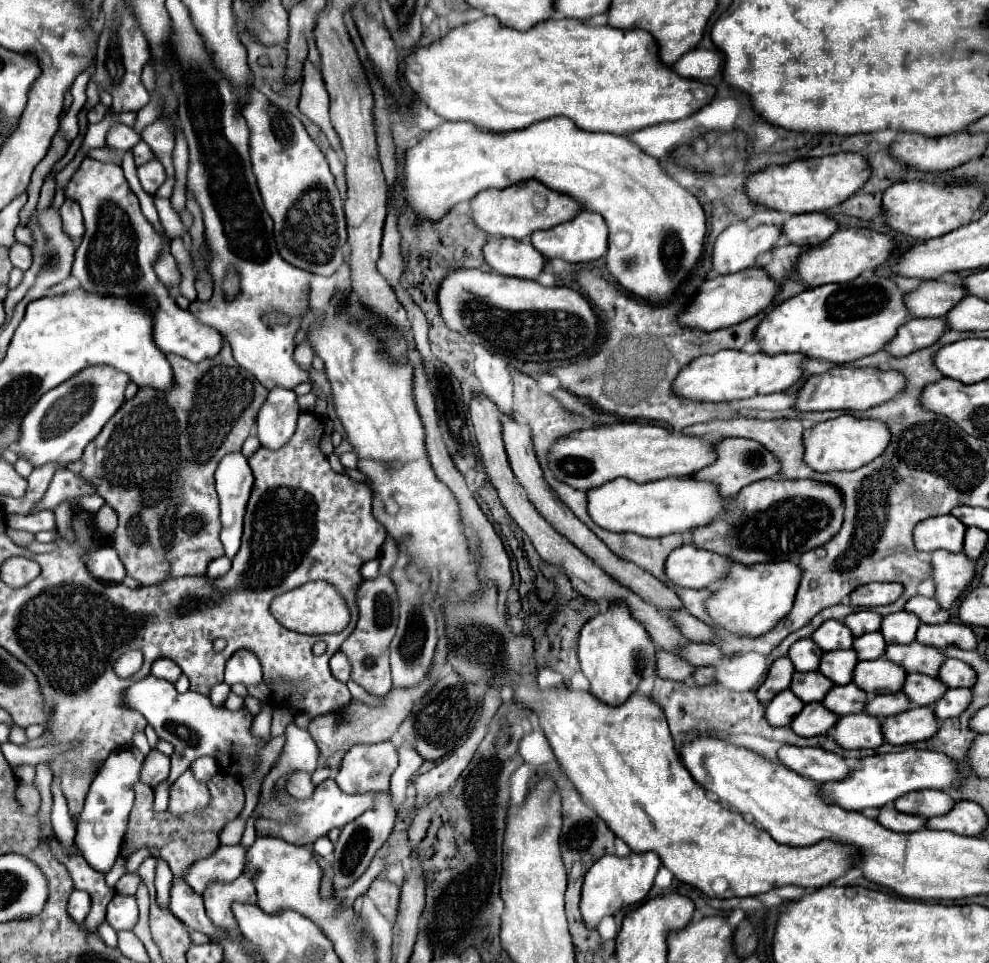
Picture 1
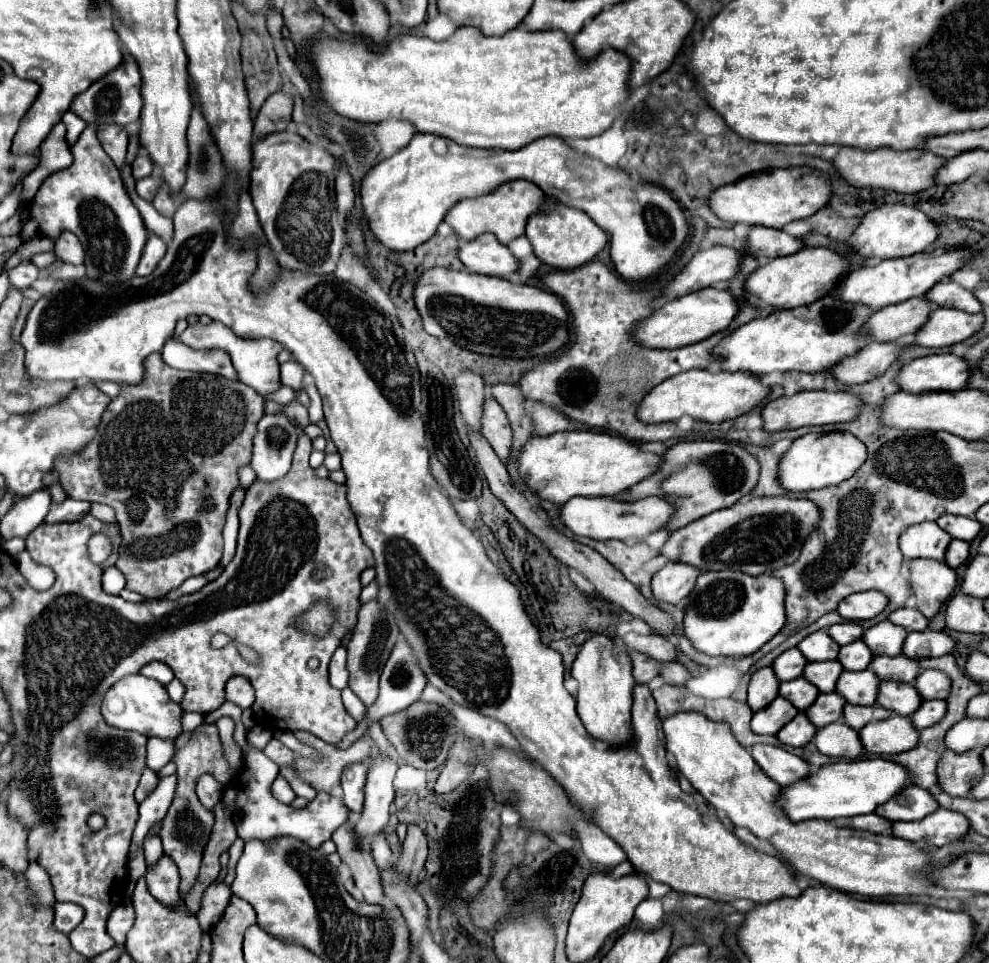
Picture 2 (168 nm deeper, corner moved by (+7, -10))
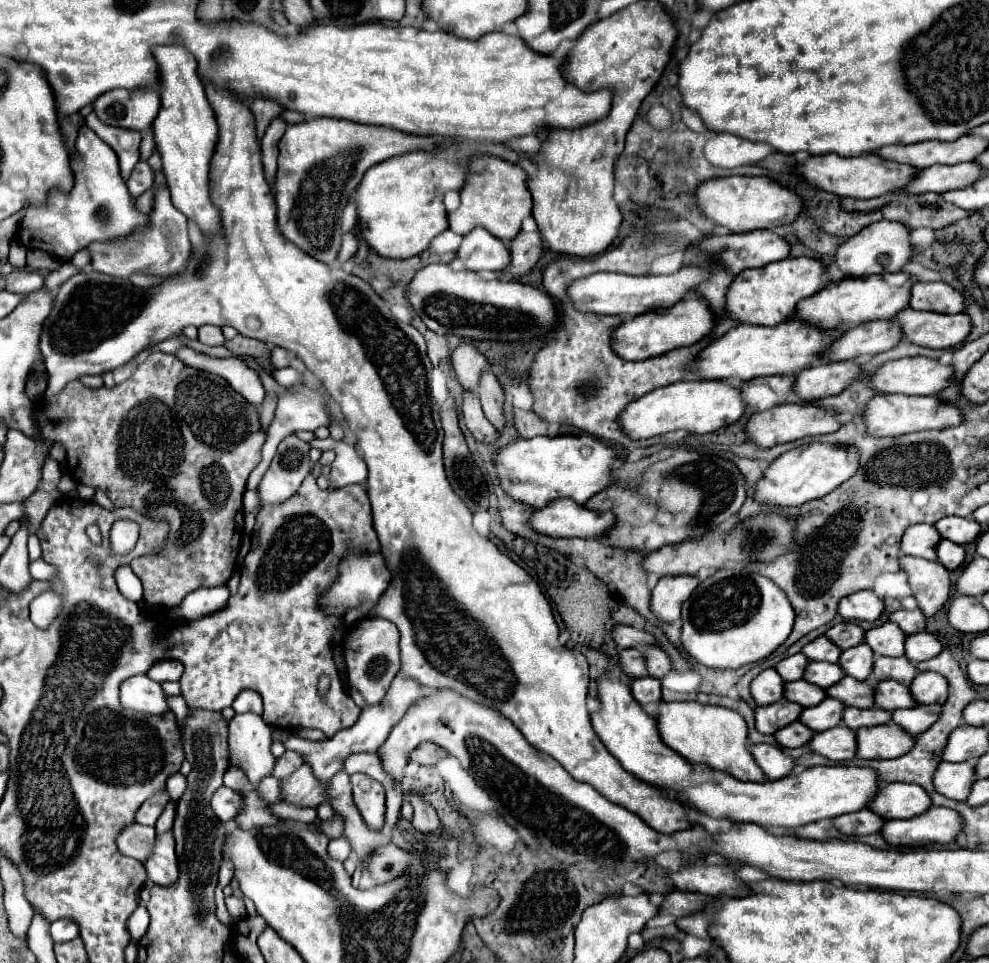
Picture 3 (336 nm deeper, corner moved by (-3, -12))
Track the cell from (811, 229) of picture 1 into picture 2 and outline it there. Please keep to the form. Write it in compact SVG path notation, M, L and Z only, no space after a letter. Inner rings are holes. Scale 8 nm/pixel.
M752 227L750 235L748 235L748 251L750 255L754 255L756 259L764 257L782 257L782 255L794 255L798 249L802 249L802 241L786 231L778 231L778 229L768 229L768 227Z

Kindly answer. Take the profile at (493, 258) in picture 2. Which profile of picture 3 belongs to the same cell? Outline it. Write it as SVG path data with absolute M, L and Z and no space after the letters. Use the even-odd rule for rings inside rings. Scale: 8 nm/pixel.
M476 227L462 237L456 258L450 263L455 270L502 271L510 263L508 247L486 229Z

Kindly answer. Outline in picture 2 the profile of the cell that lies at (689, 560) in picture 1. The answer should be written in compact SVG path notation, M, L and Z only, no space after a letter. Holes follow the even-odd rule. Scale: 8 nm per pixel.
M670 561L652 577L652 593L660 601L676 605L692 593L698 575L700 571L694 565Z

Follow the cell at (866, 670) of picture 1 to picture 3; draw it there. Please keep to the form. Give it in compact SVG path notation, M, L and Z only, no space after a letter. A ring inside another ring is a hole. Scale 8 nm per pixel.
M844 677L834 687L828 687L826 695L838 699L846 707L870 709L874 705L874 683L872 681L858 681L858 679L852 679L852 677Z

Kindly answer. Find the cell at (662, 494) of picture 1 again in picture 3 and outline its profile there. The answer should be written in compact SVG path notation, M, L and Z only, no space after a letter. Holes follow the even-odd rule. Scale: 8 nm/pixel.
M554 499L542 509L534 509L528 527L548 537L582 537L600 539L614 525L608 511L590 511L570 499Z

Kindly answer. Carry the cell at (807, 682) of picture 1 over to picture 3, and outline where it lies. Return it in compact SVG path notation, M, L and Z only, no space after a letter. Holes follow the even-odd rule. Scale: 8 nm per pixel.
M800 679L800 681L792 681L792 683L784 683L784 699L798 703L800 707L814 707L826 699L826 693L824 693L824 689Z

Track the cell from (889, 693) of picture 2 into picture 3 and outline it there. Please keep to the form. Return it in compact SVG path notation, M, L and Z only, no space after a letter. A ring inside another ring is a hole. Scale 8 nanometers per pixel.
M878 681L874 685L874 705L884 707L886 711L916 707L908 687L898 681Z

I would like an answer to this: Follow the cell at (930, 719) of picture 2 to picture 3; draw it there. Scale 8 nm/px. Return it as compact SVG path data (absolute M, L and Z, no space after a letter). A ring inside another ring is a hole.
M916 705L912 709L898 709L892 711L892 723L900 725L906 733L916 737L938 719L940 711L940 705Z

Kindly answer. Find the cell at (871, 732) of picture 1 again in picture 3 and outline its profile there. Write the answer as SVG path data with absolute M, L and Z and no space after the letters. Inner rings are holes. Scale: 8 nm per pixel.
M846 725L814 733L808 745L814 753L830 761L850 761L856 757L856 735Z

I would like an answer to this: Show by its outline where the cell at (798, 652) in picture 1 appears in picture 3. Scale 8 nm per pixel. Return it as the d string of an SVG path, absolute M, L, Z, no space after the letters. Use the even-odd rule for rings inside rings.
M796 653L792 657L782 659L774 669L778 671L778 675L784 681L798 681L798 679L802 679L806 665L808 665L808 659L802 653Z

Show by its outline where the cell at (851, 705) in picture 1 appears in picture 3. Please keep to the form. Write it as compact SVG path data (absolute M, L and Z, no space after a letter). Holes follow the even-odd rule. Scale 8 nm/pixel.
M826 697L816 707L804 709L798 721L804 723L812 731L826 731L842 723L842 711L844 711L844 705L840 701Z

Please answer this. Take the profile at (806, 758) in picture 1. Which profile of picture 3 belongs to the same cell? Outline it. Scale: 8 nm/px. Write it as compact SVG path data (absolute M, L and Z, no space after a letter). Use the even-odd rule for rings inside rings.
M766 743L754 745L752 757L768 779L782 779L790 775L794 769L794 759L784 755L776 745L766 745Z

